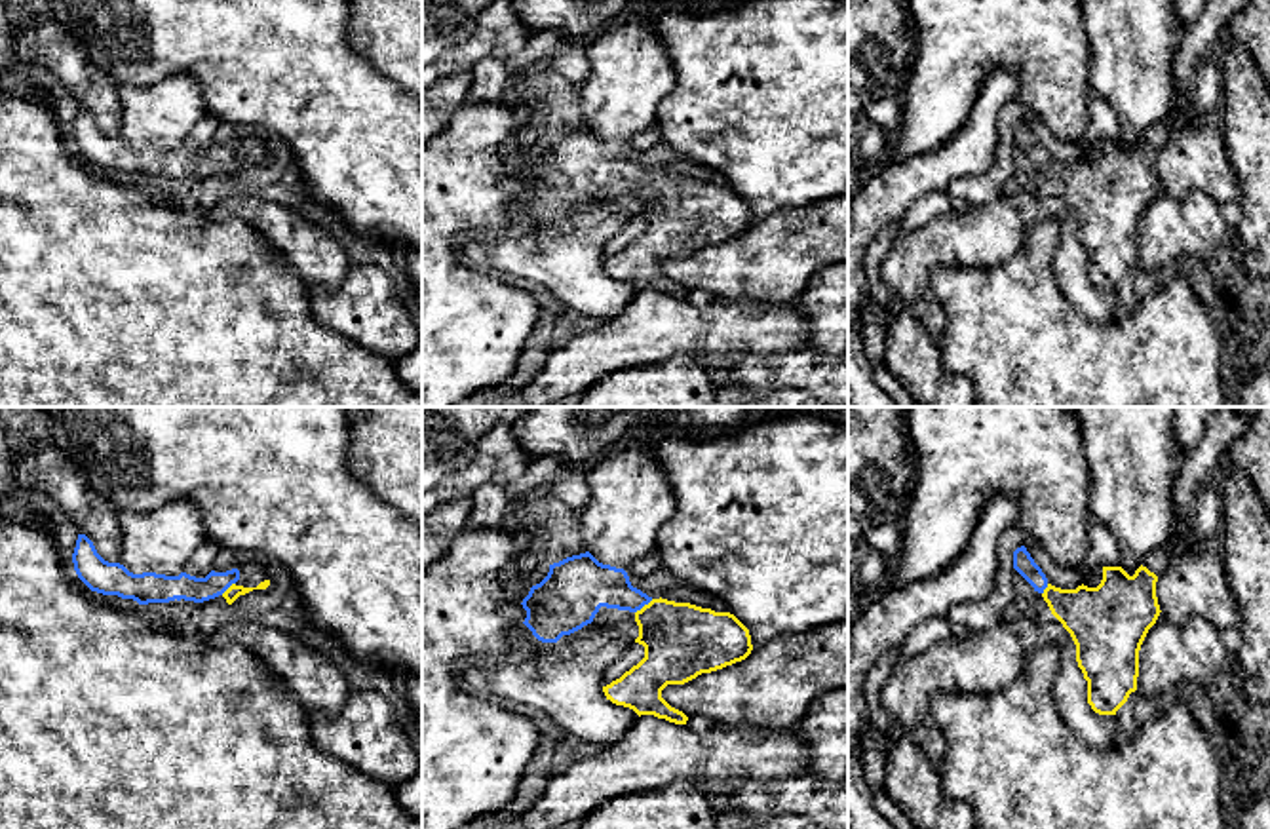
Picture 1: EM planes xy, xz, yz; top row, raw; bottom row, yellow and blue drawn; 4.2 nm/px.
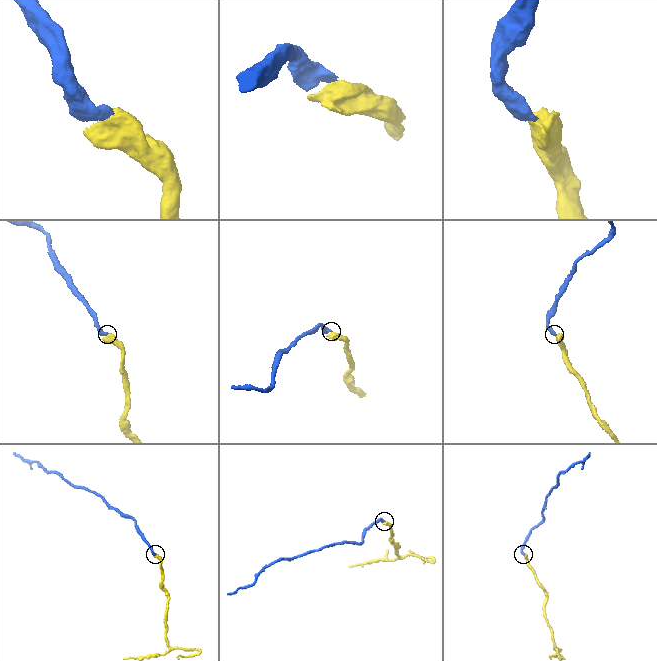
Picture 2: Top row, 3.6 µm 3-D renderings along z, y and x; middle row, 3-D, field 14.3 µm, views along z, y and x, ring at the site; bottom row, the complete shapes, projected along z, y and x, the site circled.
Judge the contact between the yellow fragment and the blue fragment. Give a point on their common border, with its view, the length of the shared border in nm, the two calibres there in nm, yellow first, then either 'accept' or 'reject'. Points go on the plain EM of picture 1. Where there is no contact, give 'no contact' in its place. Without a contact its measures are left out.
xz (645, 179) | 100 nm | 320/200 nm | accept

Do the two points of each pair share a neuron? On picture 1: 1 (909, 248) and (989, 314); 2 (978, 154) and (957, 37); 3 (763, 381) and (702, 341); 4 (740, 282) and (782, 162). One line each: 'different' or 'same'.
1: different
2: different
3: different
4: different

